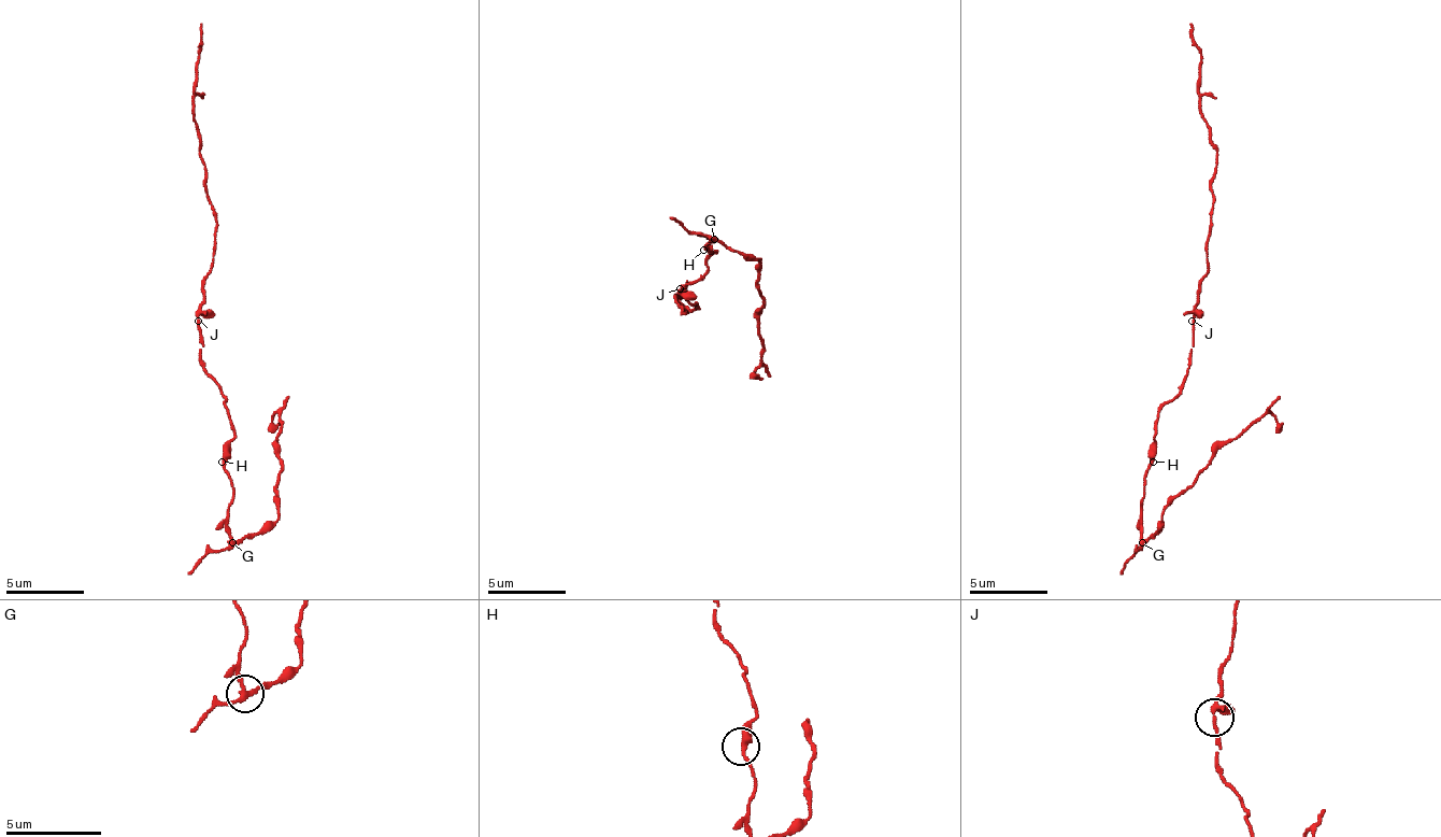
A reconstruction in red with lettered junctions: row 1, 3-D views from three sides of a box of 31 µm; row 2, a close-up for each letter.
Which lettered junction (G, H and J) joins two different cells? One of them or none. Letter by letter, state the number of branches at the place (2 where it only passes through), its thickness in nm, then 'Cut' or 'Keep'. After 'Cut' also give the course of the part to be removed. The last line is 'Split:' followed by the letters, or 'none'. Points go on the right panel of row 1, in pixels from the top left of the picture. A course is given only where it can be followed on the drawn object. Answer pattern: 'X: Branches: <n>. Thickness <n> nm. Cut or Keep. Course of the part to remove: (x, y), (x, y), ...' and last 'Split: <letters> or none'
G: Branches: 3. Thickness 200 nm. Cut. Course of the part to remove: (1141, 543), (1157, 528), (1160, 512), (1255, 422), (1270, 414), (1274, 434)
H: Branches: 2. Thickness 320 nm. Keep
J: Branches: 3. Thickness 240 nm. Keep
Split: G

